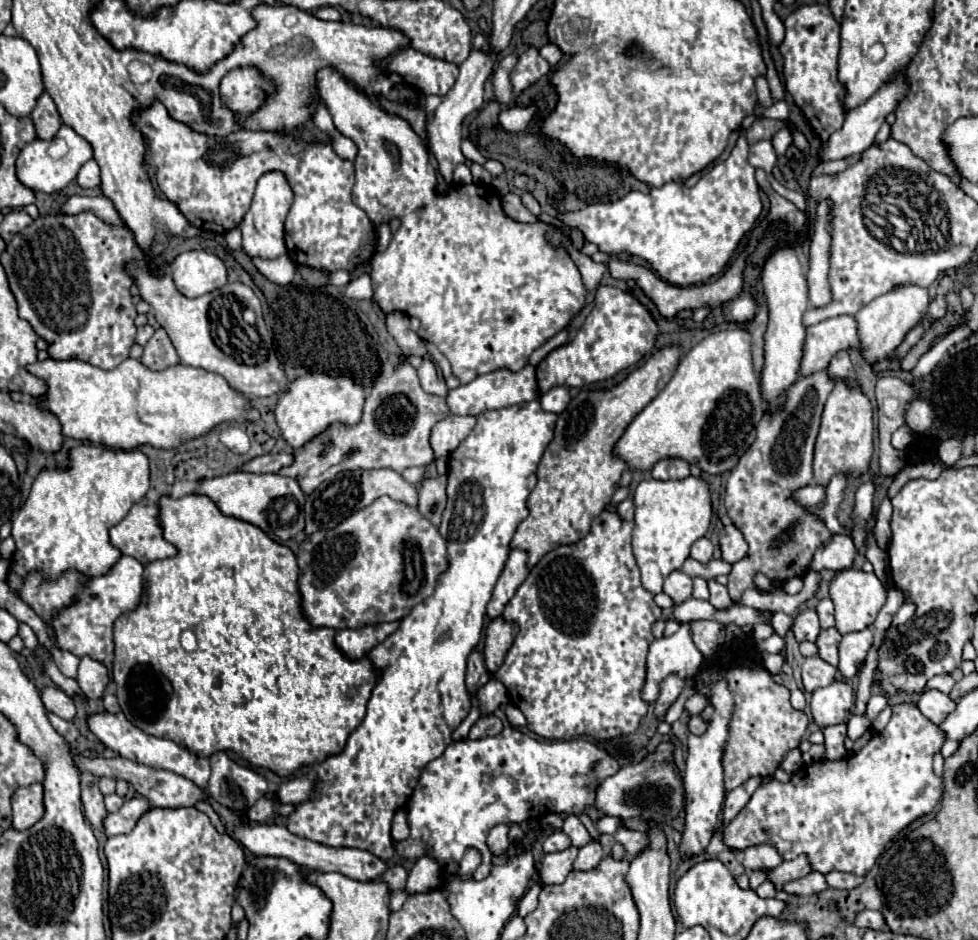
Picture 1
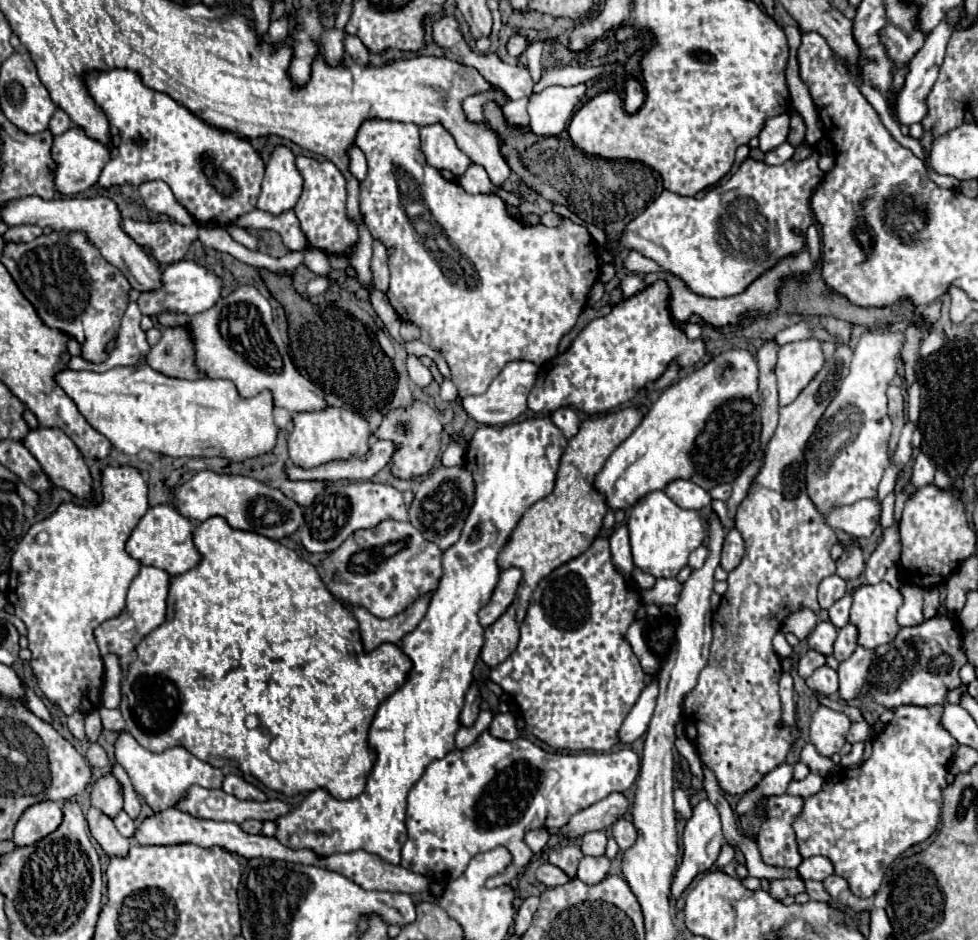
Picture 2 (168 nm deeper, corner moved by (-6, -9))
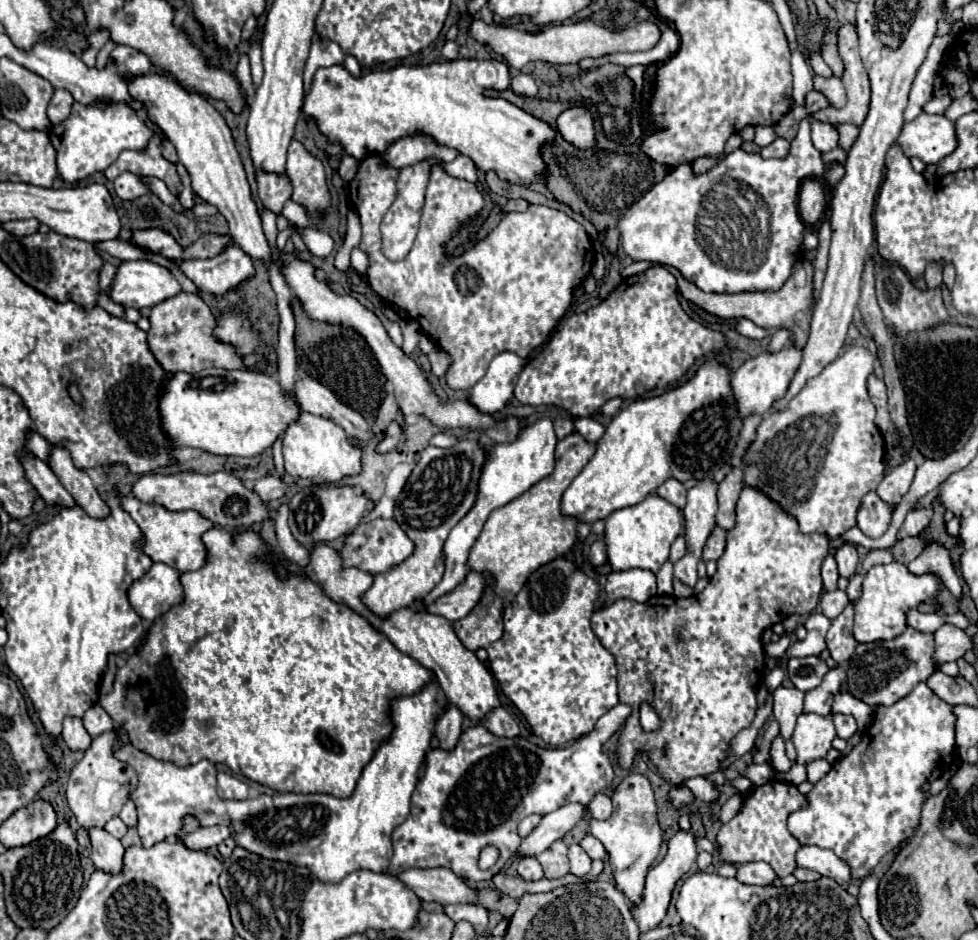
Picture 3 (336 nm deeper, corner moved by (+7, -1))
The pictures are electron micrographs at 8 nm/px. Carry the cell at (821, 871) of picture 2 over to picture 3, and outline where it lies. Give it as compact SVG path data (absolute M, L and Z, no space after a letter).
M804 845L796 853L796 863L798 863L798 867L806 867L812 871L818 871L824 877L832 877L842 887L850 885L850 879L852 879L850 867L828 849L820 849L816 845Z

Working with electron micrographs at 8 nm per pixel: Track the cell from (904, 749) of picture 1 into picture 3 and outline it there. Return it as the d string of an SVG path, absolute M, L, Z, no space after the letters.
M920 683L908 697L890 707L876 707L872 725L862 733L862 741L840 761L832 765L832 771L820 779L806 795L808 807L788 817L790 833L802 845L818 845L832 849L852 869L852 879L866 877L878 861L896 849L902 841L910 839L918 827L922 803L928 795L930 783L952 765L954 761L954 723L950 703L942 701L926 683Z

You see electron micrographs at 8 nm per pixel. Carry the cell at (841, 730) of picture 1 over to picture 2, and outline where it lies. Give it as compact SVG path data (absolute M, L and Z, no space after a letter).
M865 721L851 723L849 735L847 735L847 741L849 741L849 743L857 743L857 741L869 741L869 739L871 739L871 727L869 727L869 723L865 723Z

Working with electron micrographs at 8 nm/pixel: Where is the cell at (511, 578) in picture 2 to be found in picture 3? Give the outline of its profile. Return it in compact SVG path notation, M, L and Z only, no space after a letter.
M470 571L464 577L464 583L460 583L460 587L456 587L456 591L442 595L440 599L436 599L436 603L428 605L426 611L442 615L448 621L458 621L458 619L466 617L474 609L474 605L480 601L480 597L484 593L484 585L486 585L484 577L480 573Z

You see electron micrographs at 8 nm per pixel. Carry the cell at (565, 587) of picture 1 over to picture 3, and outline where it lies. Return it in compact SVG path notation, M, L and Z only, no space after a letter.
M554 559L546 565L542 565L540 569L536 569L532 575L530 575L530 581L526 581L526 585L520 589L520 593L516 595L516 599L504 609L504 635L492 643L486 651L488 651L488 663L490 663L490 669L494 673L494 679L496 683L500 685L502 693L512 699L512 703L522 711L522 715L526 717L526 721L530 723L530 727L534 729L534 733L538 737L542 737L548 745L552 747L558 747L558 745L564 745L568 741L576 741L578 737L590 733L596 725L596 721L608 711L612 709L616 703L618 703L618 689L616 689L616 661L612 657L612 653L608 649L604 649L600 645L600 641L596 639L596 635L592 633L590 629L590 617L594 613L594 605L598 601L598 585L592 577L584 575L580 569L576 569L570 561L566 559Z

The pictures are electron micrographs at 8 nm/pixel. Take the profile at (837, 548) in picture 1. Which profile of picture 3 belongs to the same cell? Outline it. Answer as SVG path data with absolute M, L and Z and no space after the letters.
M844 543L842 547L836 549L834 553L836 557L836 563L838 563L838 571L840 571L840 577L852 577L858 569L858 551L854 545L850 543Z

